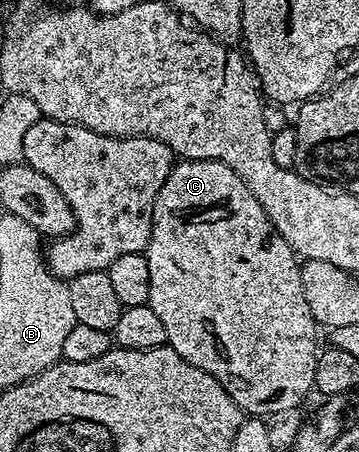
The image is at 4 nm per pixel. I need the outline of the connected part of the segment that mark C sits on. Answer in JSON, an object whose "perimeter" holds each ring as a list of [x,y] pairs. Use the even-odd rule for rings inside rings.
{"perimeter":[[[180,160],[171,169],[169,179],[157,191],[157,199],[153,203],[153,219],[151,220],[151,238],[145,250],[145,256],[149,263],[149,299],[147,304],[153,307],[153,312],[159,316],[162,325],[165,327],[167,344],[181,359],[193,363],[193,367],[201,367],[237,403],[244,414],[247,415],[268,415],[267,413],[287,413],[295,409],[307,397],[307,392],[315,389],[315,368],[317,359],[321,352],[319,345],[319,333],[317,323],[311,314],[309,303],[305,299],[305,291],[301,283],[301,265],[297,255],[285,243],[285,239],[273,227],[271,220],[265,215],[261,203],[253,199],[253,191],[241,183],[241,179],[225,163],[220,161],[188,161]]]}

